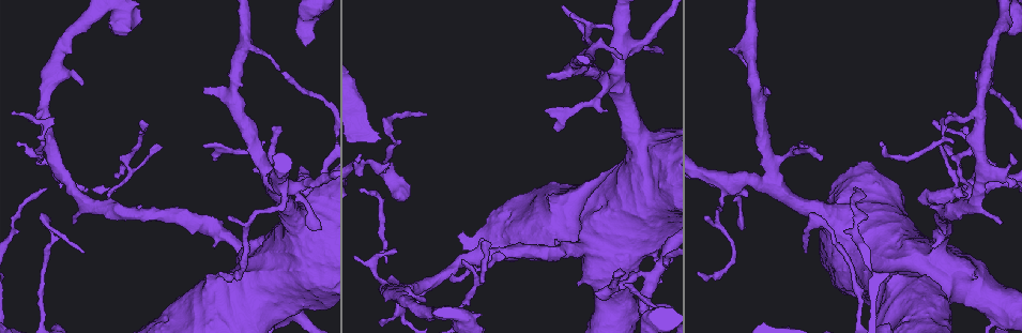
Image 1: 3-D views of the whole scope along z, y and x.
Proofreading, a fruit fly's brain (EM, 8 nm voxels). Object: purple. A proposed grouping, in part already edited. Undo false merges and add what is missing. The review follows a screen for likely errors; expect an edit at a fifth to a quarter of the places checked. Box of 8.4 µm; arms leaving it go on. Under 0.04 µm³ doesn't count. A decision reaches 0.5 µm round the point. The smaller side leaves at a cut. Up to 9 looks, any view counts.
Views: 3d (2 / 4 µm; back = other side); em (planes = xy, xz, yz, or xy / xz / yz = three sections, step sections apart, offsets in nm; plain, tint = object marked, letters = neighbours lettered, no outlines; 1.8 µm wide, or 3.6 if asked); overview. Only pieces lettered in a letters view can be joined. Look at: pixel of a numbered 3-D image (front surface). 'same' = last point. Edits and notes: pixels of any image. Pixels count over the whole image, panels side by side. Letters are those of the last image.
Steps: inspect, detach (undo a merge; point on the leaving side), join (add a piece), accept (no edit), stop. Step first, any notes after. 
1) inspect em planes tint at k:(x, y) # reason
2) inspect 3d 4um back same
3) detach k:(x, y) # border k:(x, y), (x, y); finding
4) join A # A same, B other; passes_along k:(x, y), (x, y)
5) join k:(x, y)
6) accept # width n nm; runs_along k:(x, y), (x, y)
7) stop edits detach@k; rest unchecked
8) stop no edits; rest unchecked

inspect em xy step 4 tint at 1:(653, 276) # sudden change in width

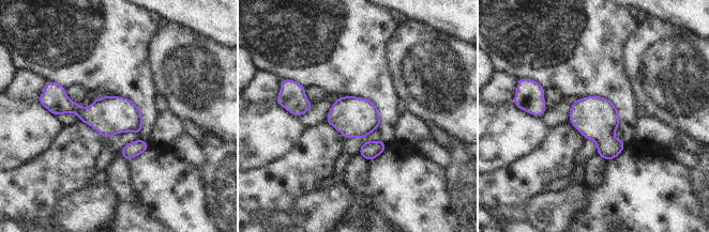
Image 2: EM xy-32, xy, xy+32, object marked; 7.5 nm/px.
inspect em planes letters same

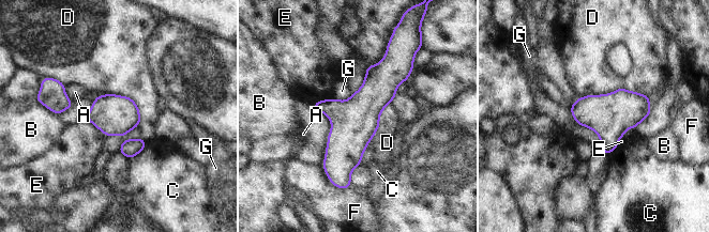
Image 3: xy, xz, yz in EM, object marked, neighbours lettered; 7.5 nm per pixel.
accept # A other, B other, C other, D other, E other, F other, G other; all the same neuron

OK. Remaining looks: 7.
inspect 3d 4um back at 1:(238, 244) # sudden change in width

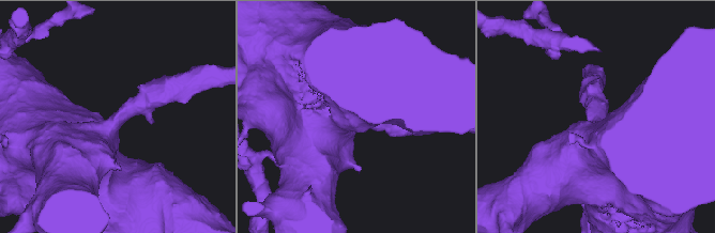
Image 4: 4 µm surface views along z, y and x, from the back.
inspect em planes tint at 4:(116, 120) # arm_widths 340, 1000 nm; need the tissue

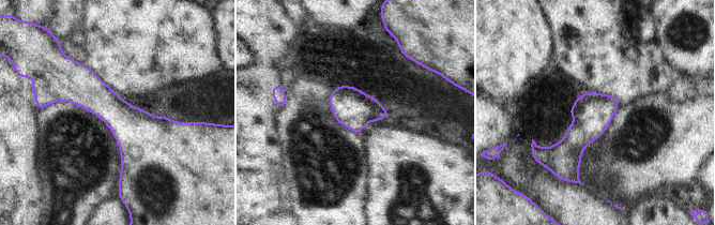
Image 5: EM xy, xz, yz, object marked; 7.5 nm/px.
inspect em planes letters same

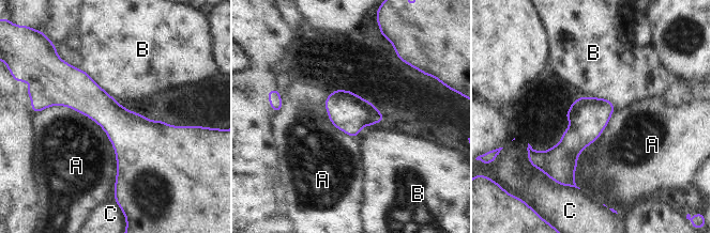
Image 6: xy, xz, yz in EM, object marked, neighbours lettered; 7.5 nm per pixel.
accept # A other, B other, C other; border 6:(39, 110), (115, 190); one neuron here

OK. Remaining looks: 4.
inspect em planes letters at 1:(280, 128) # branch stops here

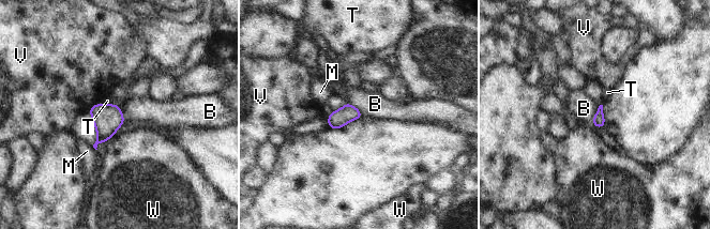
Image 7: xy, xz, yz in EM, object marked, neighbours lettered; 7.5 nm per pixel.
accept # B other, M other, T other, V other, W other; border 7:(347, 101), (363, 115); none of them fits

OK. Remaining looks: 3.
inspect em planes letters at 1:(278, 68) # free end

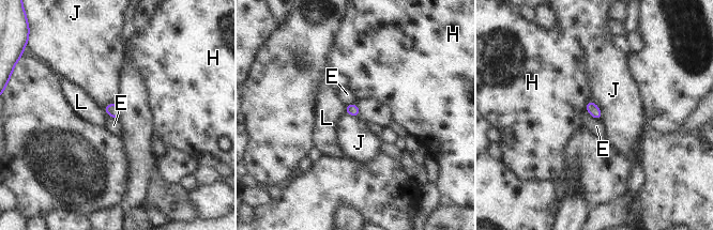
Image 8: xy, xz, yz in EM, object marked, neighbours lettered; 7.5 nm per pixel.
accept # width 90 nm; longest_contact J 170 nm; E other, H other, J other, L other; no lettered piece goes on from it

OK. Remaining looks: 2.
stop no edits; rest unchecked

